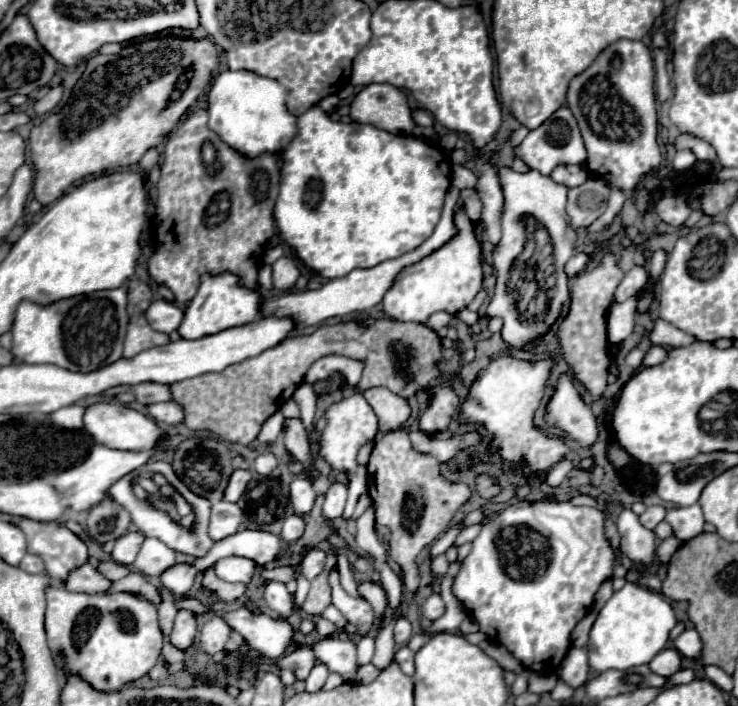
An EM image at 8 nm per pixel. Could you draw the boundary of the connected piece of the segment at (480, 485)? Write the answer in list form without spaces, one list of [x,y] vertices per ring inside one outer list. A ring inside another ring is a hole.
[[[481,475],[477,479],[477,491],[479,491],[481,497],[489,499],[489,497],[493,497],[493,495],[499,493],[499,487],[497,487],[497,481],[495,479],[489,479],[487,475]]]

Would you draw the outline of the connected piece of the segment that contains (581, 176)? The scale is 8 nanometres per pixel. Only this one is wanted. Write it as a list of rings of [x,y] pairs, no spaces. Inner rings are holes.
[[[561,165],[561,167],[555,167],[553,169],[551,179],[555,183],[561,183],[561,185],[565,185],[565,187],[571,189],[571,187],[583,185],[589,179],[589,173],[581,165]]]

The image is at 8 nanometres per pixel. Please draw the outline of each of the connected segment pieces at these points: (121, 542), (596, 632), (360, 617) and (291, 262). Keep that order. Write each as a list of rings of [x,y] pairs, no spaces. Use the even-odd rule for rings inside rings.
[[[133,531],[133,533],[125,533],[123,537],[119,537],[115,541],[115,547],[111,551],[111,557],[113,561],[121,563],[121,565],[131,565],[141,549],[141,543],[143,543],[143,535],[139,531]]]
[[[625,583],[607,605],[599,611],[585,645],[589,655],[589,669],[603,673],[609,669],[629,669],[649,663],[669,639],[669,631],[675,627],[677,619],[673,607],[659,595],[637,587],[635,583]]]
[[[337,569],[331,571],[329,575],[329,585],[333,589],[333,605],[343,613],[343,617],[357,627],[357,635],[367,635],[371,625],[373,625],[373,609],[367,601],[355,599],[347,595],[339,583],[339,573]]]
[[[281,257],[273,263],[273,289],[277,291],[287,291],[295,287],[297,277],[301,275],[295,259],[291,257]]]

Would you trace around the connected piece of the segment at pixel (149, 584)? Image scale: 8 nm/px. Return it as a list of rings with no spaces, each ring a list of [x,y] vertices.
[[[129,573],[127,577],[113,581],[113,585],[111,585],[111,593],[133,593],[155,605],[161,603],[159,589],[161,589],[161,585],[157,583],[157,579],[147,577],[143,573]]]

